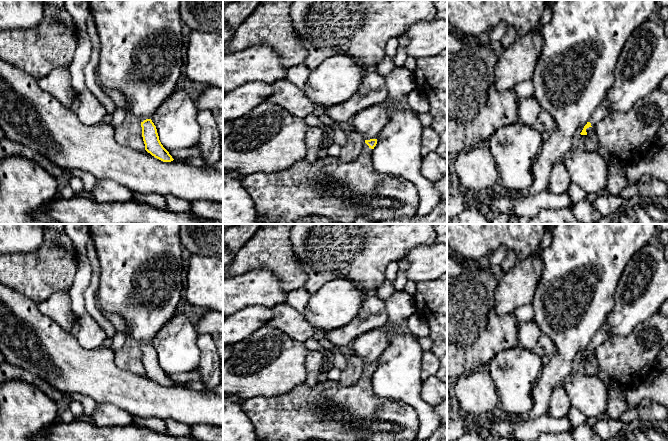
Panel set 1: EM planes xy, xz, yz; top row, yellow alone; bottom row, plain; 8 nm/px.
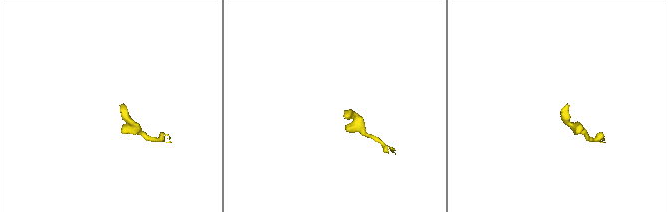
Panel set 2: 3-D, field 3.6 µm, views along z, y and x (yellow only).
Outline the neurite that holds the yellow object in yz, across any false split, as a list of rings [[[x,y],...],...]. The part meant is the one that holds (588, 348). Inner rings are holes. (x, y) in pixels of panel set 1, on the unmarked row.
[[[606,322],[602,324],[599,330],[595,333],[591,339],[589,345],[584,350],[581,359],[587,359],[586,353],[589,351],[594,351],[598,346],[605,342],[610,337],[610,327]]]

